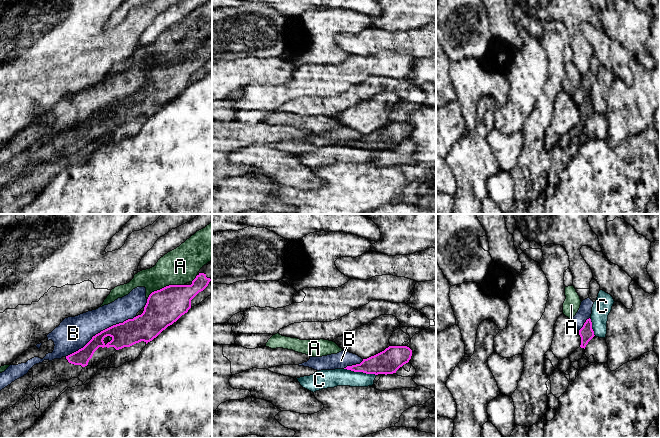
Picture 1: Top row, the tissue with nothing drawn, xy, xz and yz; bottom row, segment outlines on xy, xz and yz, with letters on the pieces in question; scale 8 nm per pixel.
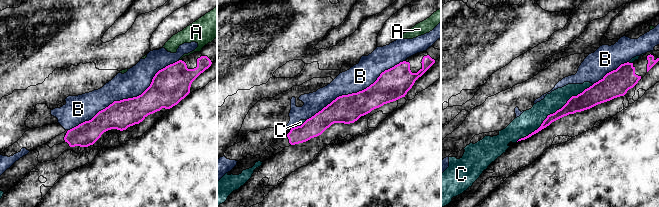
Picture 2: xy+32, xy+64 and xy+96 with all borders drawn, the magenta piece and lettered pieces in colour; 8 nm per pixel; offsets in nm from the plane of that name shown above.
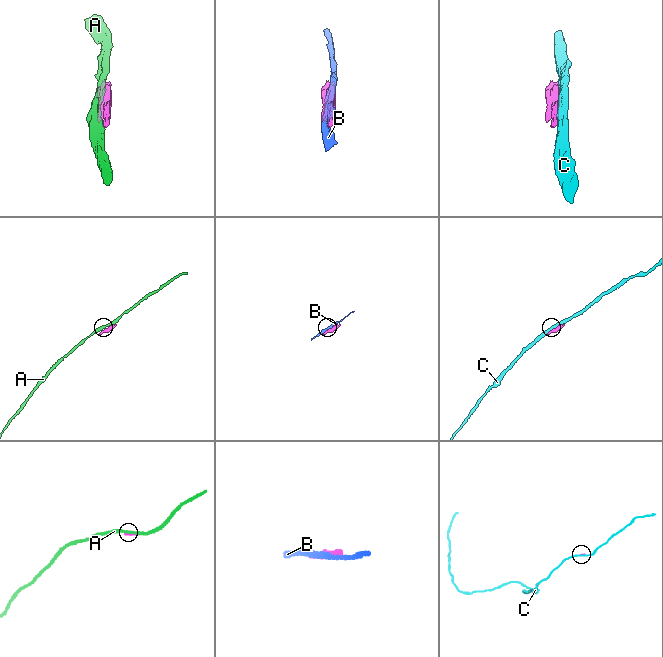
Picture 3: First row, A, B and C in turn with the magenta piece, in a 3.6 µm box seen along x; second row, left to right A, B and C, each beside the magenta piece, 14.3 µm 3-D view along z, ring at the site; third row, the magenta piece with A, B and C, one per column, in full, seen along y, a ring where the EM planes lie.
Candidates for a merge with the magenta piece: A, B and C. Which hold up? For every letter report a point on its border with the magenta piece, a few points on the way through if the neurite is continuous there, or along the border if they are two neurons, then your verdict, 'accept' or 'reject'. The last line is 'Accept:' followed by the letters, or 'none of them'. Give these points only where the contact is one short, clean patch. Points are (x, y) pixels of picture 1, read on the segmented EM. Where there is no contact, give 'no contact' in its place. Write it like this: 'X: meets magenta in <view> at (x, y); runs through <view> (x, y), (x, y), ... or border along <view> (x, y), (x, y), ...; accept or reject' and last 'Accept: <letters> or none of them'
A: meets magenta in xy at (164, 287); border along xy (183, 284), (166, 285), (154, 290), (147, 299); reject
B: meets magenta in xy at (100, 332); reject
C: meets magenta in xz at (360, 371); reject
Accept: none of them

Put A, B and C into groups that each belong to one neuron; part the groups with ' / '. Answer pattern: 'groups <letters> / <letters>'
groups A / B / C

